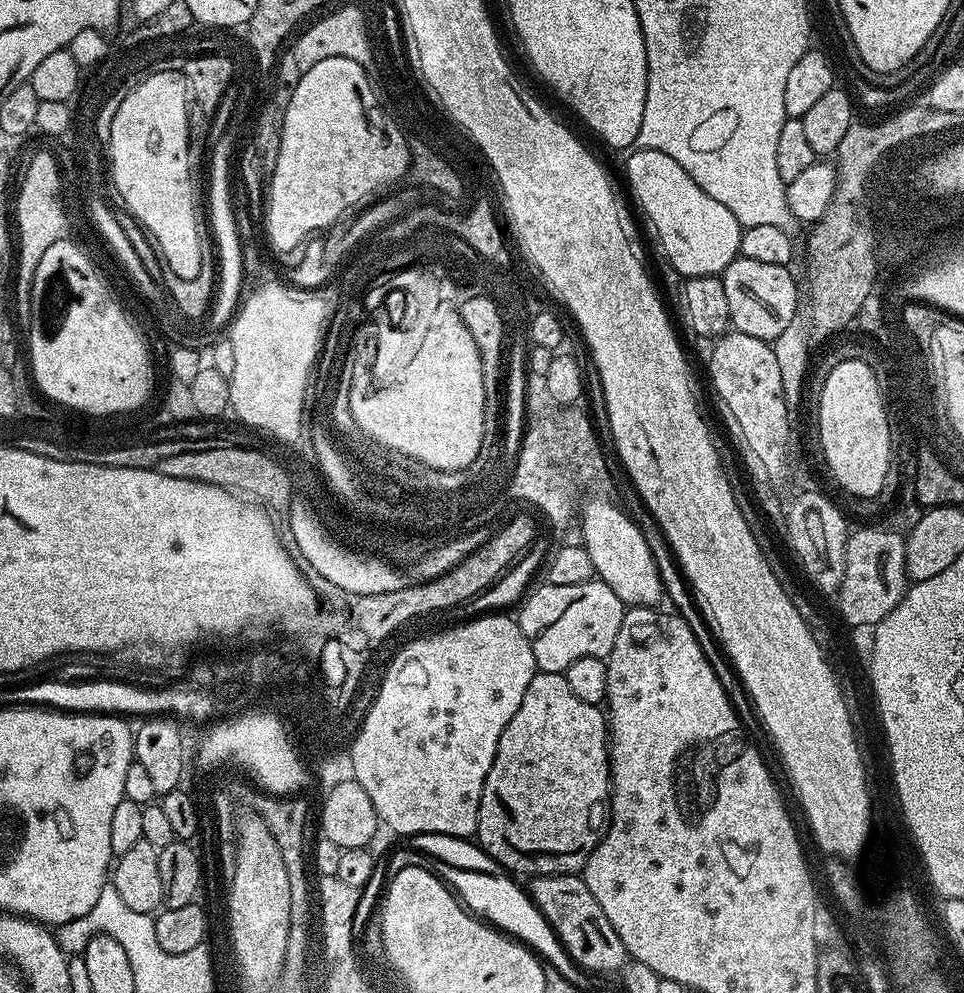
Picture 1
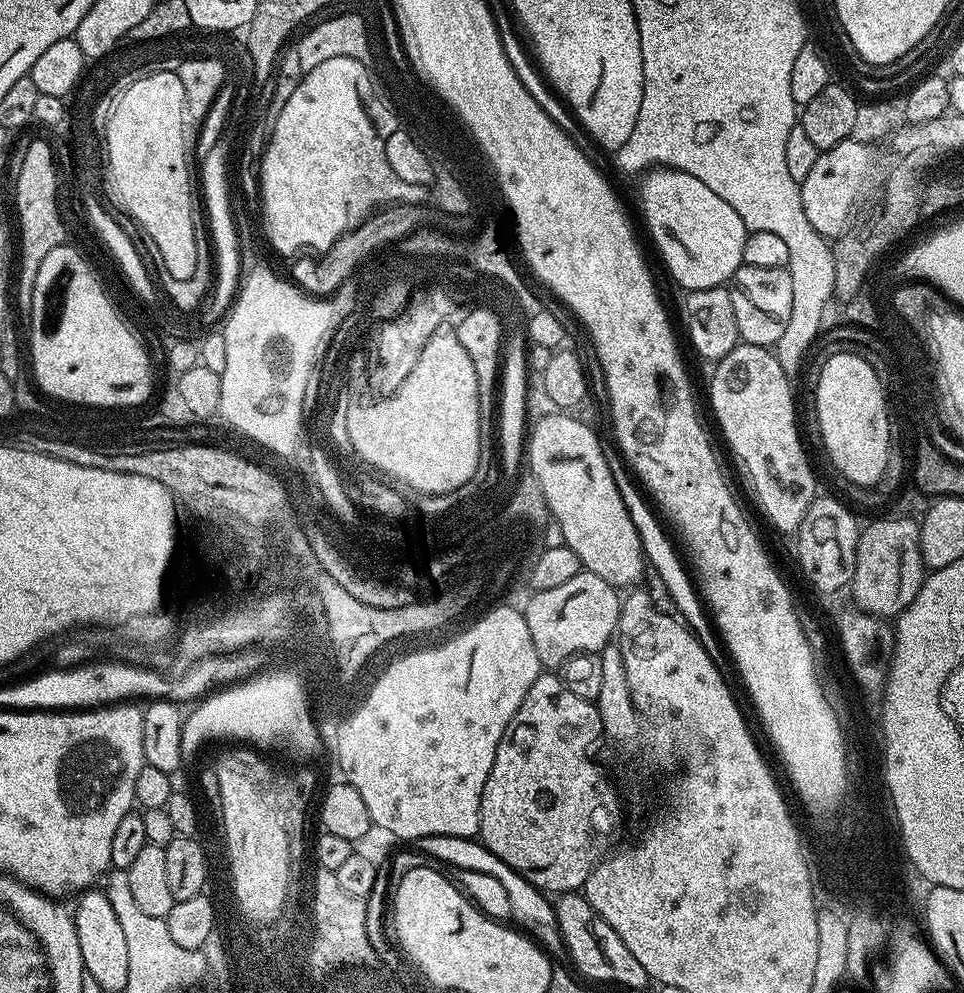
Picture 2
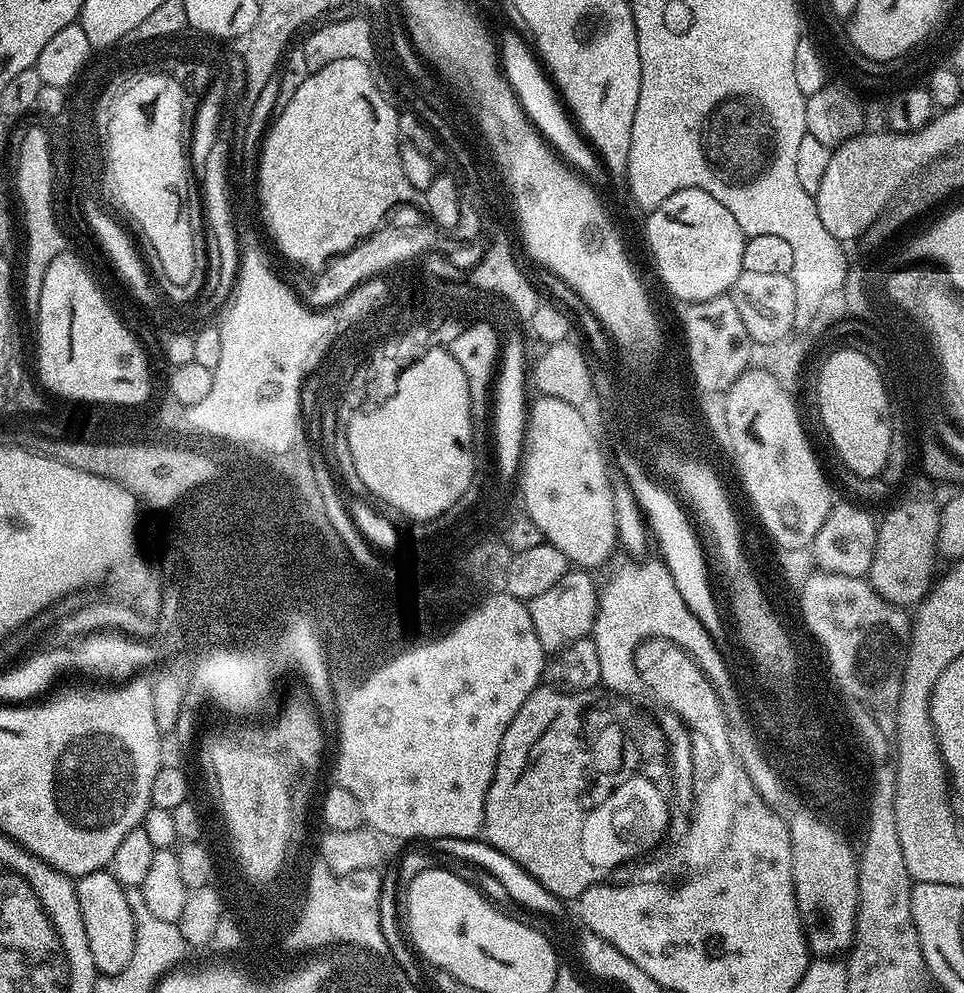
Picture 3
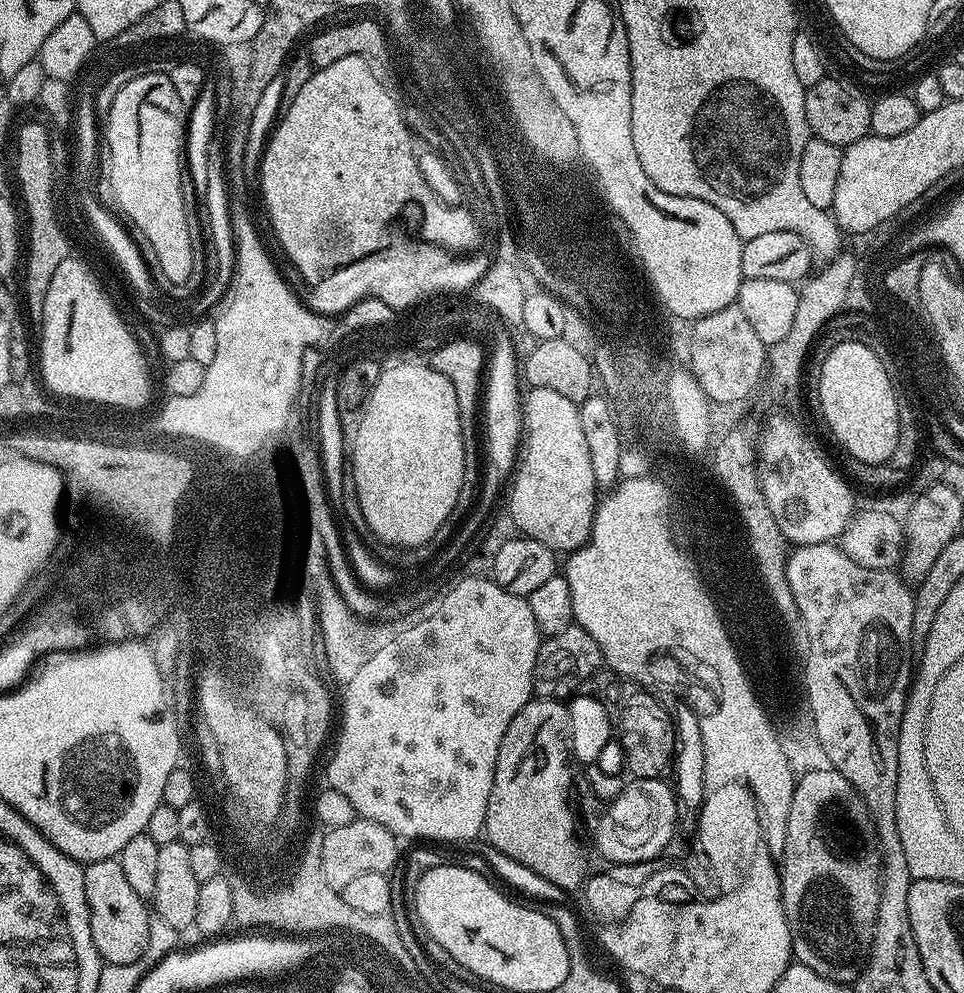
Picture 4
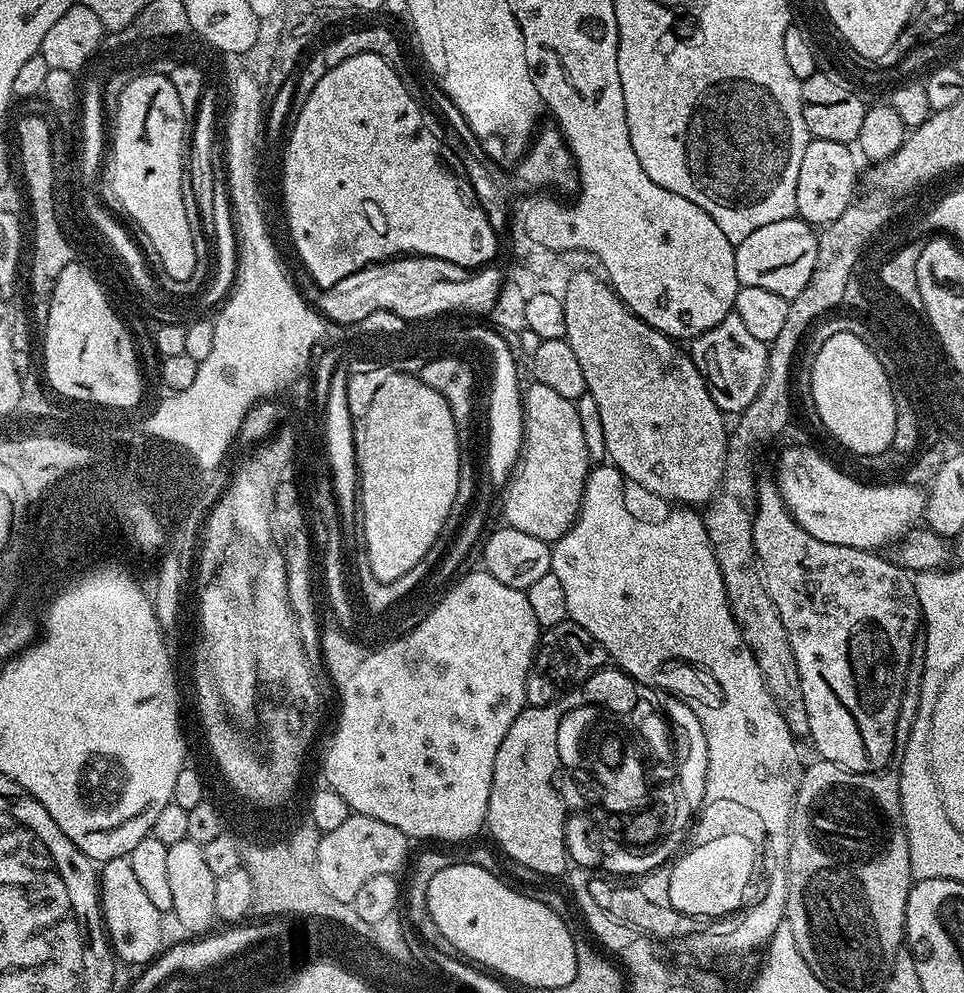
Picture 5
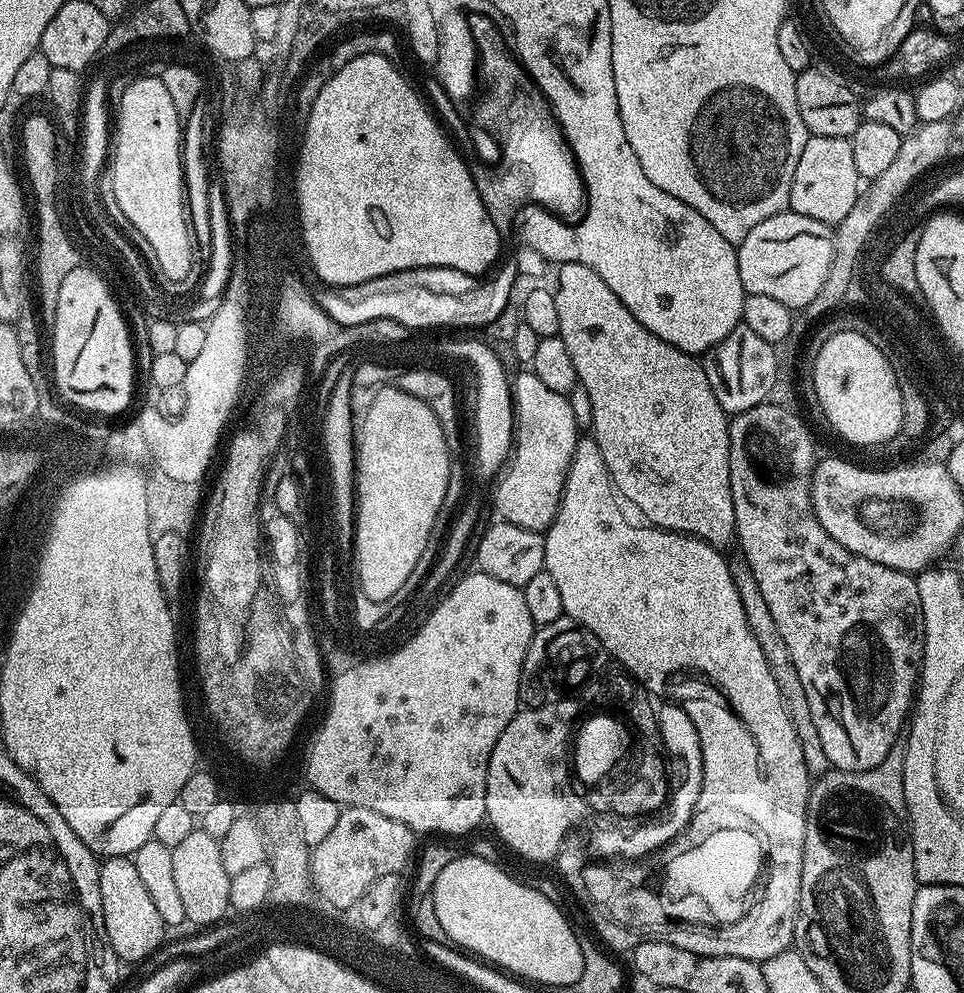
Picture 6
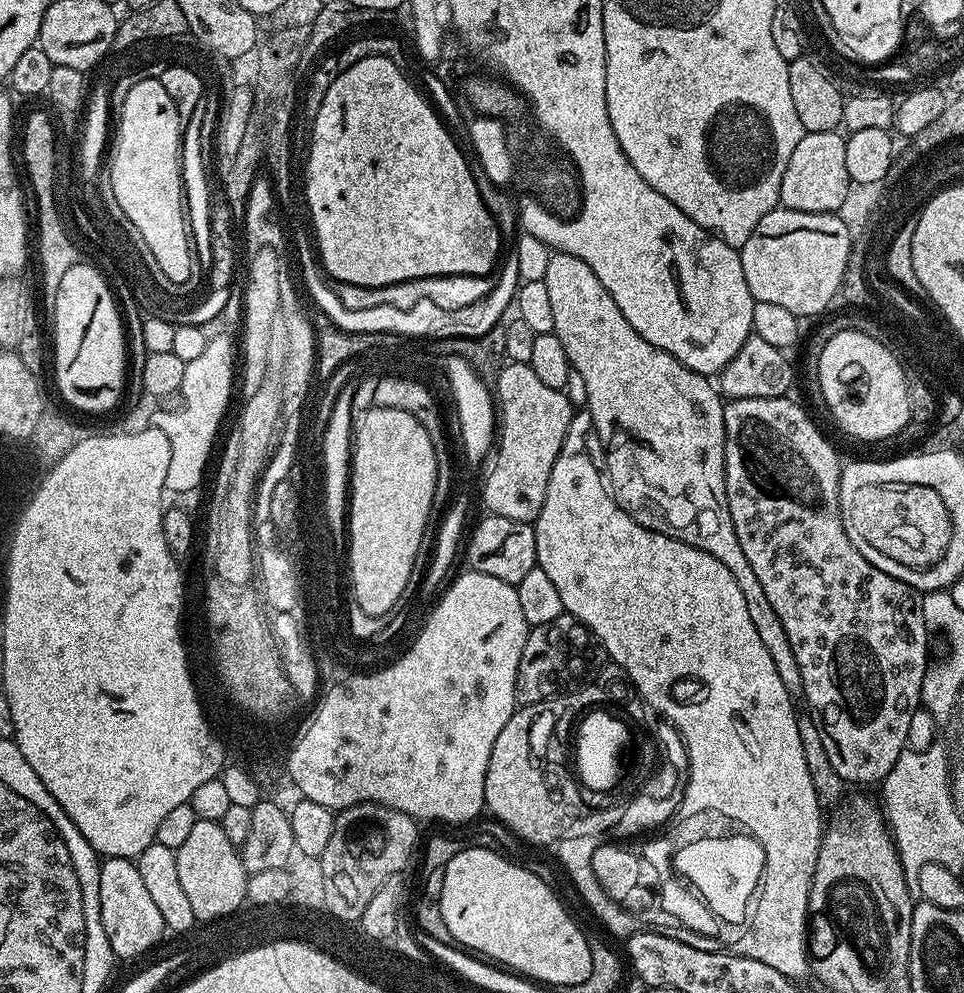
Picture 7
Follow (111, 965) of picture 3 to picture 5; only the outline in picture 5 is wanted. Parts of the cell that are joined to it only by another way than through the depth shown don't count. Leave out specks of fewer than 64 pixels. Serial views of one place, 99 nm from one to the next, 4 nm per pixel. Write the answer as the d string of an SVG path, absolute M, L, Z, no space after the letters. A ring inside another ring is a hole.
M127 856L103 861L98 872L100 885L100 914L104 918L104 931L117 961L147 966L152 963L162 949L164 942L164 924L158 906L153 906L149 896L142 890Z

